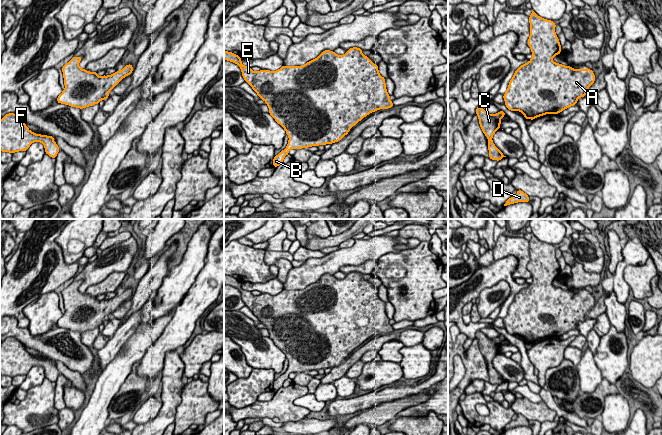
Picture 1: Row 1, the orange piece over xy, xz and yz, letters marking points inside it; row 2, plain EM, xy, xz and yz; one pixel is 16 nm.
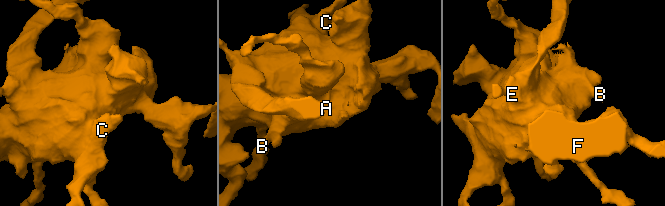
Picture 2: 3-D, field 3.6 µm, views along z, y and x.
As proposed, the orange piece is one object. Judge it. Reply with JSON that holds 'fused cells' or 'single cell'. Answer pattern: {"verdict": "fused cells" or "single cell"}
{"verdict": "single cell"}

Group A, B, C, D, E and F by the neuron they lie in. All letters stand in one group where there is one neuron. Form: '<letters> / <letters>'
A B C D E F

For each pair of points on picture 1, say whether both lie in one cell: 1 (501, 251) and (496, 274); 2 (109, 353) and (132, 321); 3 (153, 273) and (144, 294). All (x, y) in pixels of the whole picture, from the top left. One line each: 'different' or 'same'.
1: different
2: same
3: same

